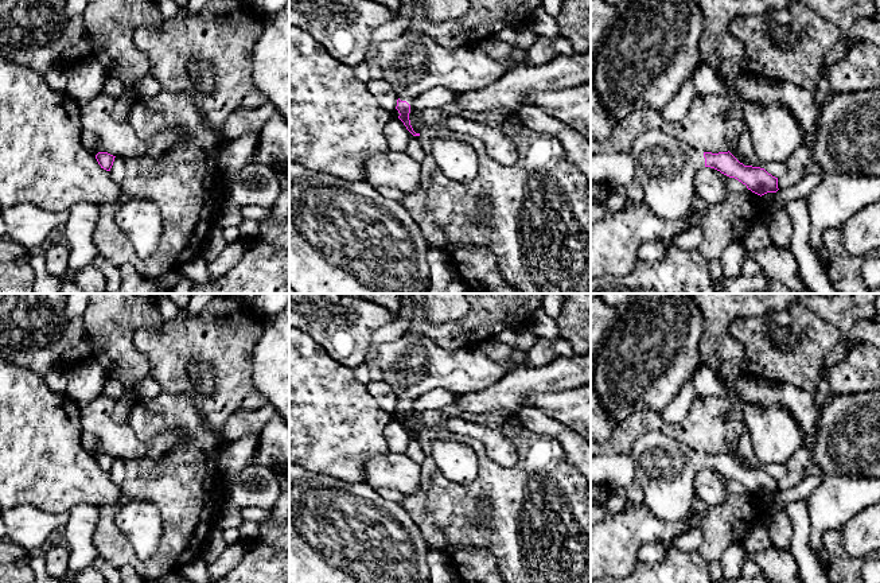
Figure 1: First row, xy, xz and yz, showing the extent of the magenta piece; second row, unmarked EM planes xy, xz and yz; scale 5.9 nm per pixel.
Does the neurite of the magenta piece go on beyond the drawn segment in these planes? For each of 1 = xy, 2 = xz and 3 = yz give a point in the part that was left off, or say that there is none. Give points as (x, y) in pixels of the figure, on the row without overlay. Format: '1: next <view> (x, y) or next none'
1: next none
2: next xz (413, 365)
3: next yz (665, 467)

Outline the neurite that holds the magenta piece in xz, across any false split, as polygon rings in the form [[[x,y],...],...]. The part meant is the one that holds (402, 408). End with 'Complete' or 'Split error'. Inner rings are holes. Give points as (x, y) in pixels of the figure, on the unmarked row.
[[[410,333],[381,345],[377,351],[377,364],[382,372],[381,380],[392,386],[398,399],[396,408],[400,415],[398,420],[413,438],[420,438],[420,435],[413,432],[409,415],[413,401],[420,396],[439,388],[467,396],[494,385],[507,373],[505,362],[490,358],[478,346],[448,351],[420,333]]]. Split error

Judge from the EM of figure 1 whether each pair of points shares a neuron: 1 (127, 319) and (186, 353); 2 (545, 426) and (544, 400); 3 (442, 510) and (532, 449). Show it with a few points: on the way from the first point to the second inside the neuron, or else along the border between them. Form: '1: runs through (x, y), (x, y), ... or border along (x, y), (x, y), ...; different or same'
1: border along (162, 322), (158, 327), (140, 327), (133, 334); different
2: border along (524, 405), (540, 408), (572, 431); different
3: runs through (467, 497), (487, 485), (506, 485), (517, 474); same

